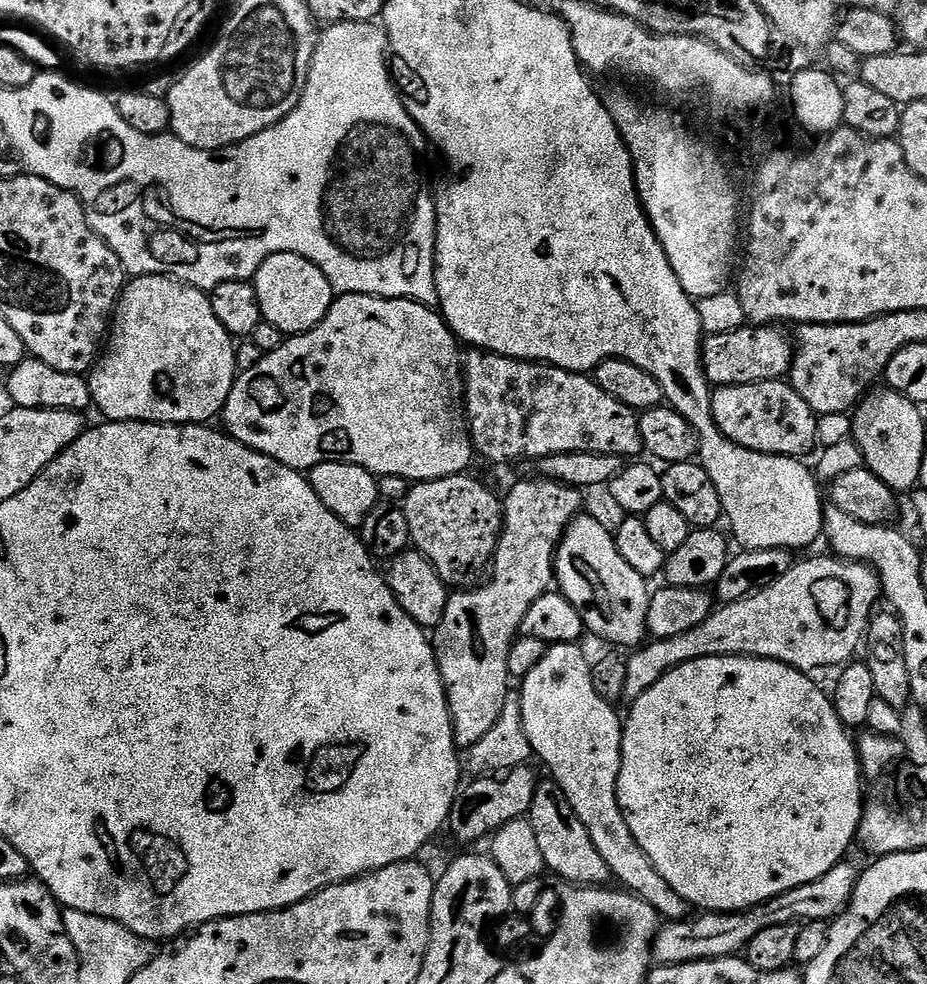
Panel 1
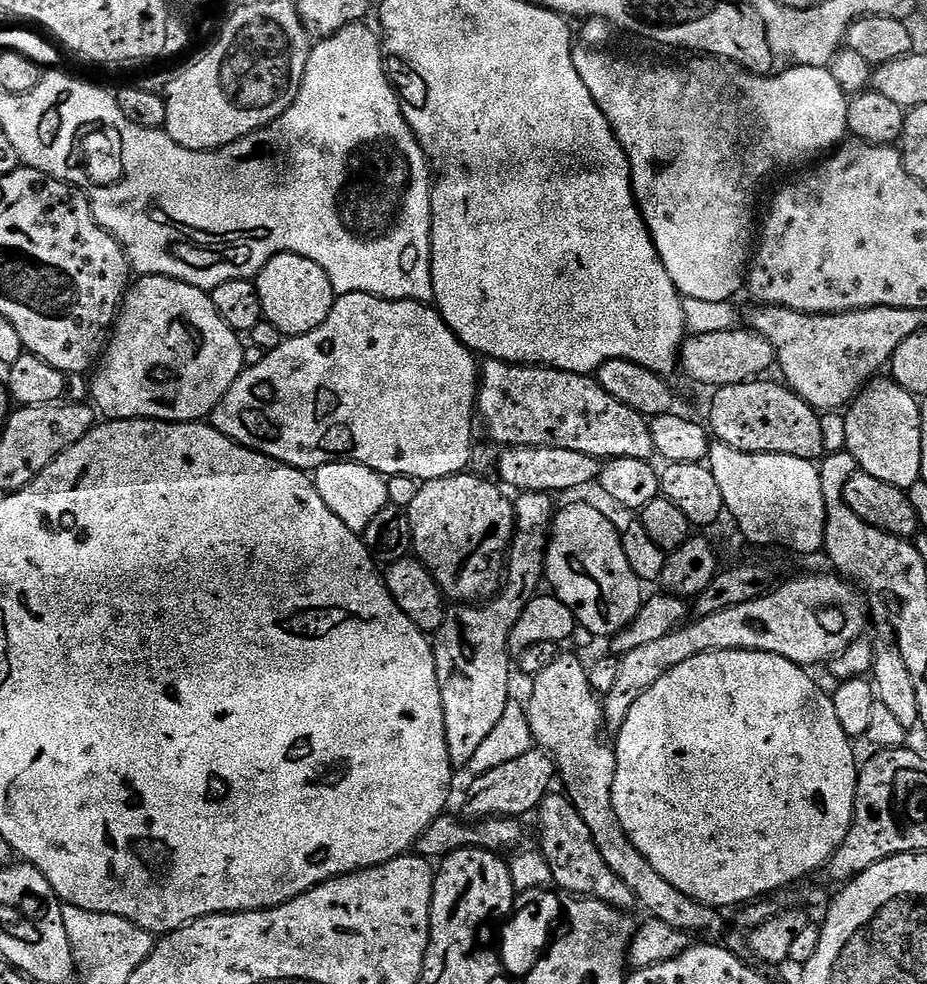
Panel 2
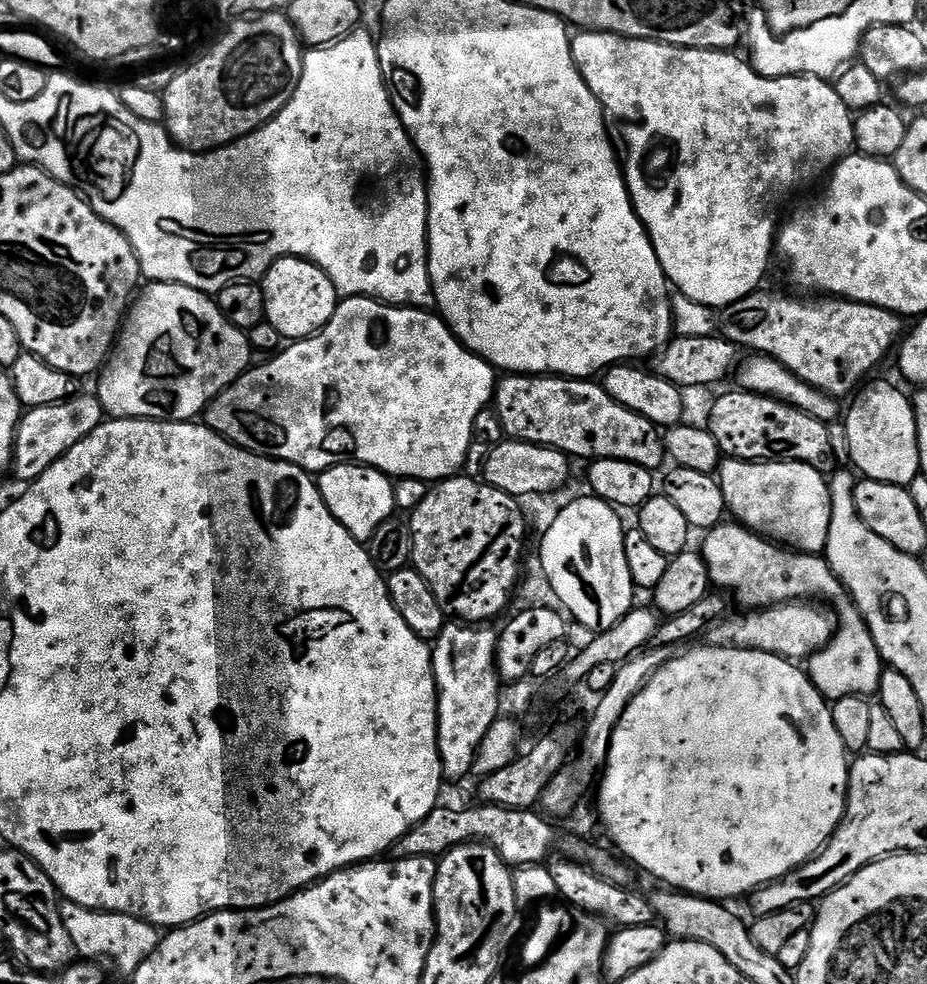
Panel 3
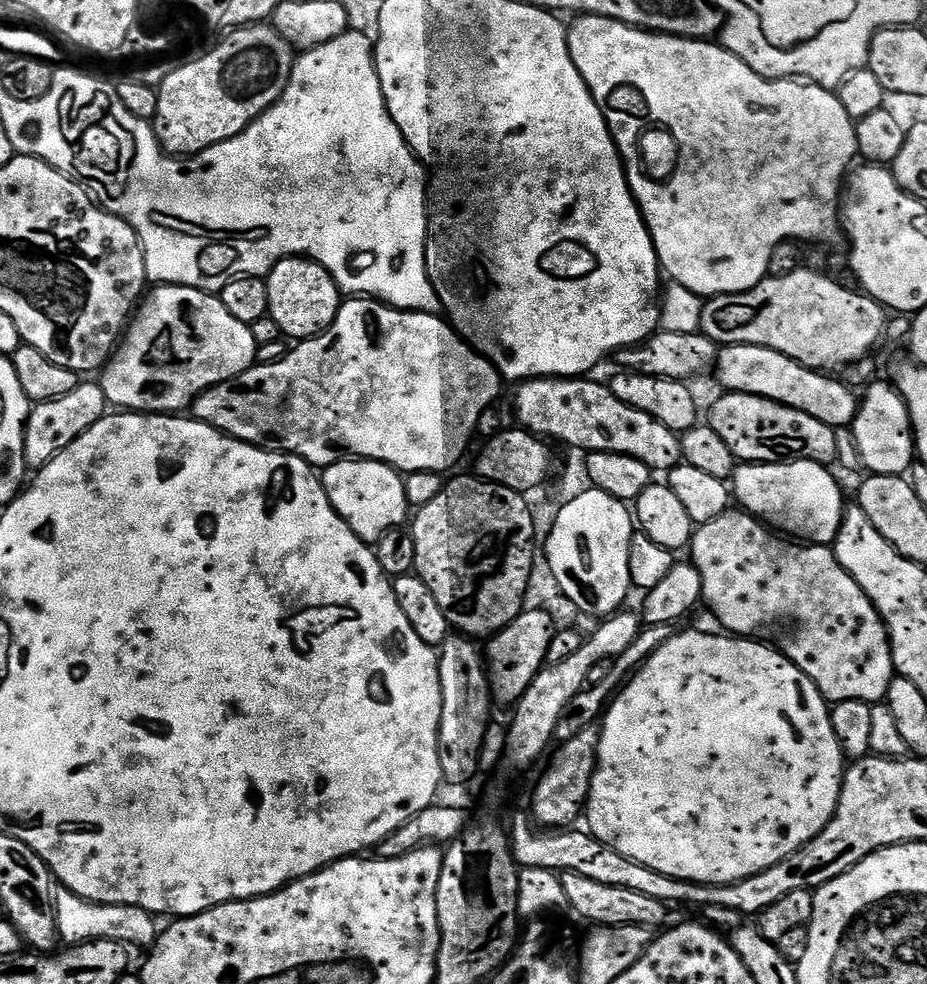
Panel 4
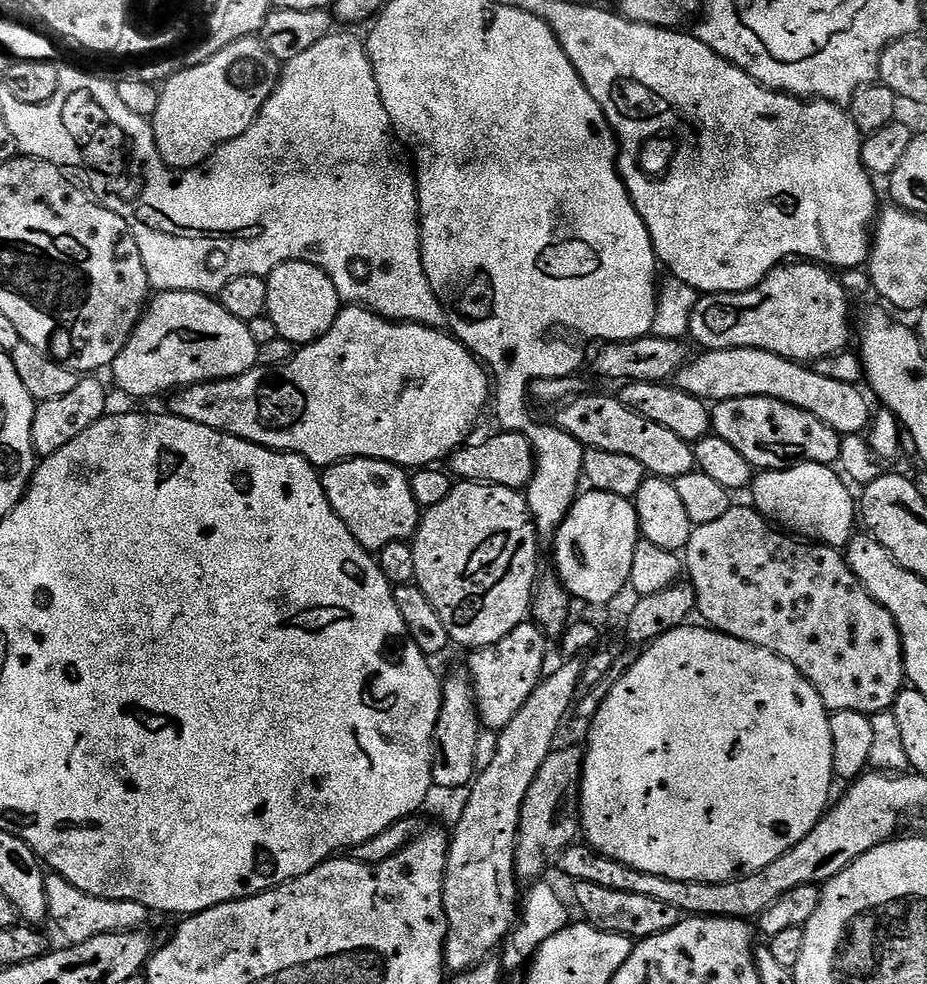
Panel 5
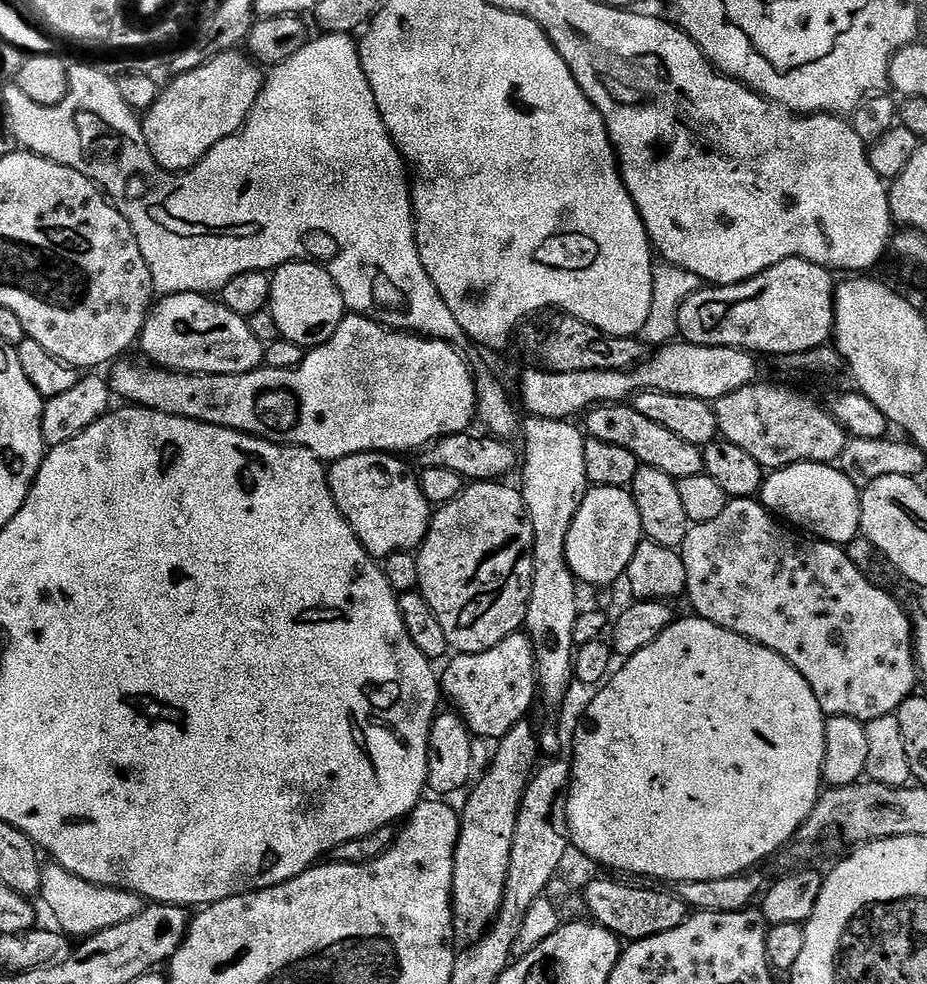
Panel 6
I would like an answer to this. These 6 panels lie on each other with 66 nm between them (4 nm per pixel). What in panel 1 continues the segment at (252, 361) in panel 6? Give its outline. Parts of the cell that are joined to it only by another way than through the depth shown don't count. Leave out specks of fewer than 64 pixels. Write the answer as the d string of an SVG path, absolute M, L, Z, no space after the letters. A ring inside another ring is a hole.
M137 276L131 282L125 283L124 291L121 292L120 299L116 302L115 315L110 321L110 335L107 337L106 347L91 369L87 382L93 405L97 409L100 407L100 412L104 415L101 417L107 418L109 421L142 420L145 424L198 424L204 426L212 422L215 416L217 419L223 413L224 403L228 400L237 375L234 337L224 329L222 322L218 322L207 291L191 288L189 284L181 284L179 280L173 280L171 276Z

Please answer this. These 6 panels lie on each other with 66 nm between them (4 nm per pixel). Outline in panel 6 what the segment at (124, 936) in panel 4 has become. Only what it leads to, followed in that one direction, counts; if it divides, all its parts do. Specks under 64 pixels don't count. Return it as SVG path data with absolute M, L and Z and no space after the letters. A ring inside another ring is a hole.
M49 863L40 874L39 899L44 899L46 907L52 911L56 919L55 927L69 938L87 938L96 932L110 930L122 922L130 922L146 907L145 901L126 890L117 888L100 888L97 884L86 882L70 870L66 870L61 864Z

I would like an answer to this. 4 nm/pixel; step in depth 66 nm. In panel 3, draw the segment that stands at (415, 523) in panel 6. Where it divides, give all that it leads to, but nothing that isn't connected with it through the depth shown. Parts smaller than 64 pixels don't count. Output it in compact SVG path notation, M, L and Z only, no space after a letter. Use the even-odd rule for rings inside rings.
M345 462L336 464L333 468L319 473L318 483L320 493L334 518L350 530L350 534L355 540L367 542L397 511L394 502L394 484L389 476L384 472L379 472L377 468L370 468L367 464L357 464L355 462Z

